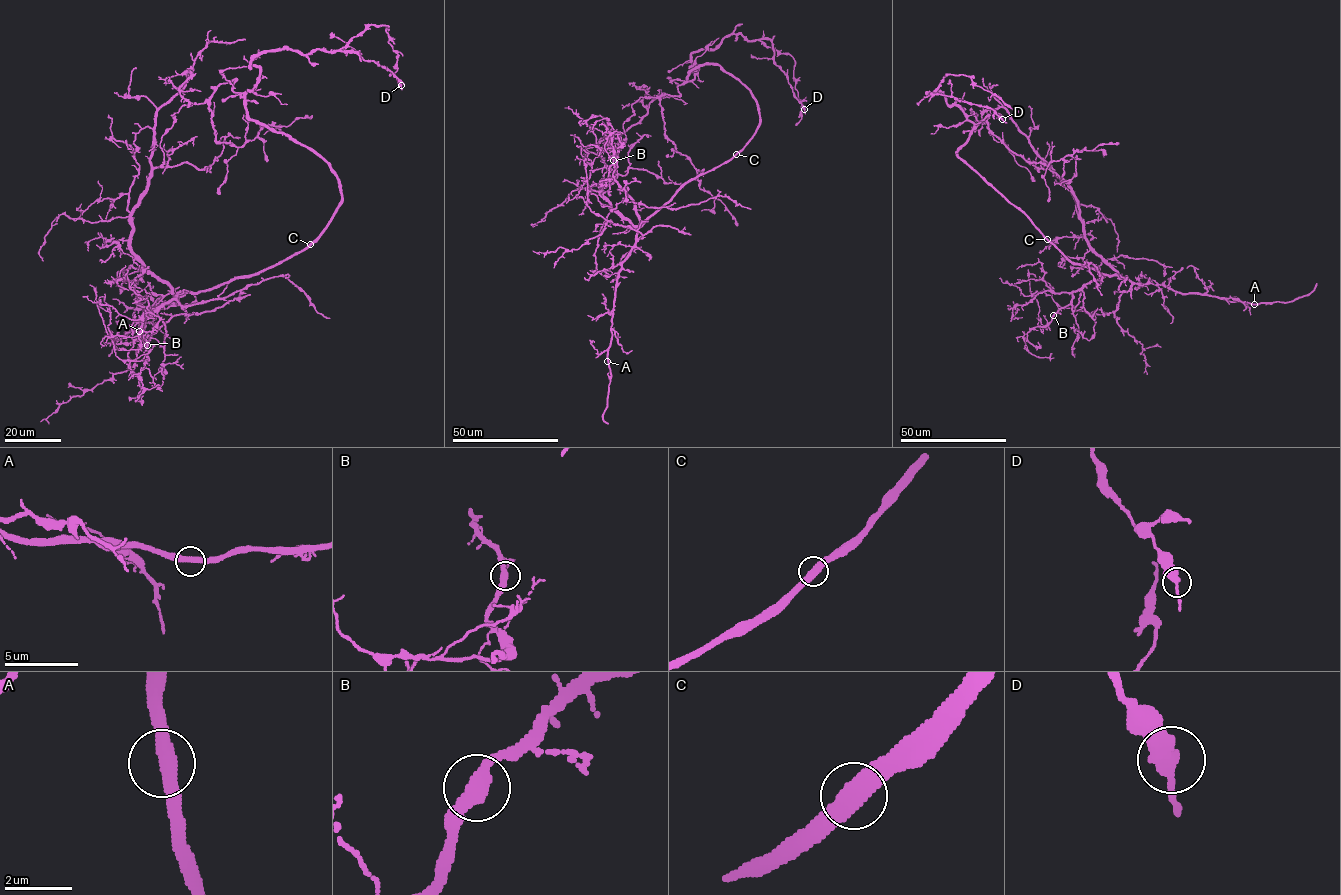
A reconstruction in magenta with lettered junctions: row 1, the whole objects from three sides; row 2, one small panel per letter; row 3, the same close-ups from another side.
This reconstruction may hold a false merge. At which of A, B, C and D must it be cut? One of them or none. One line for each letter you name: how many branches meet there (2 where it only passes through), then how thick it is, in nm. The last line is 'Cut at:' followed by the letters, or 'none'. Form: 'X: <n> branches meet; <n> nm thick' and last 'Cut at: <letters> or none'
Cut at: none

